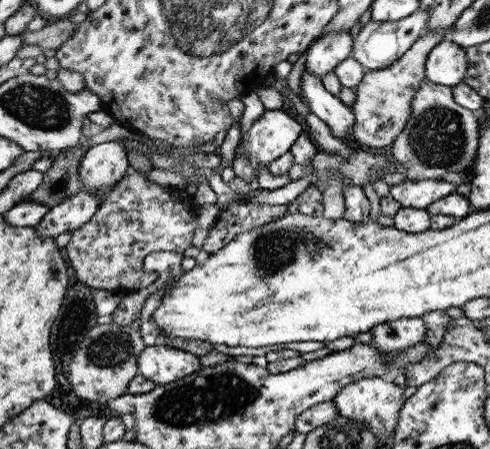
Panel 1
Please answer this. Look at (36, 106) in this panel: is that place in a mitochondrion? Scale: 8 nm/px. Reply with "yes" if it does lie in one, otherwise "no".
yes

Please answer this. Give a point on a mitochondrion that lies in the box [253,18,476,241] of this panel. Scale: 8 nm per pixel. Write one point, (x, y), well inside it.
(438, 139)

